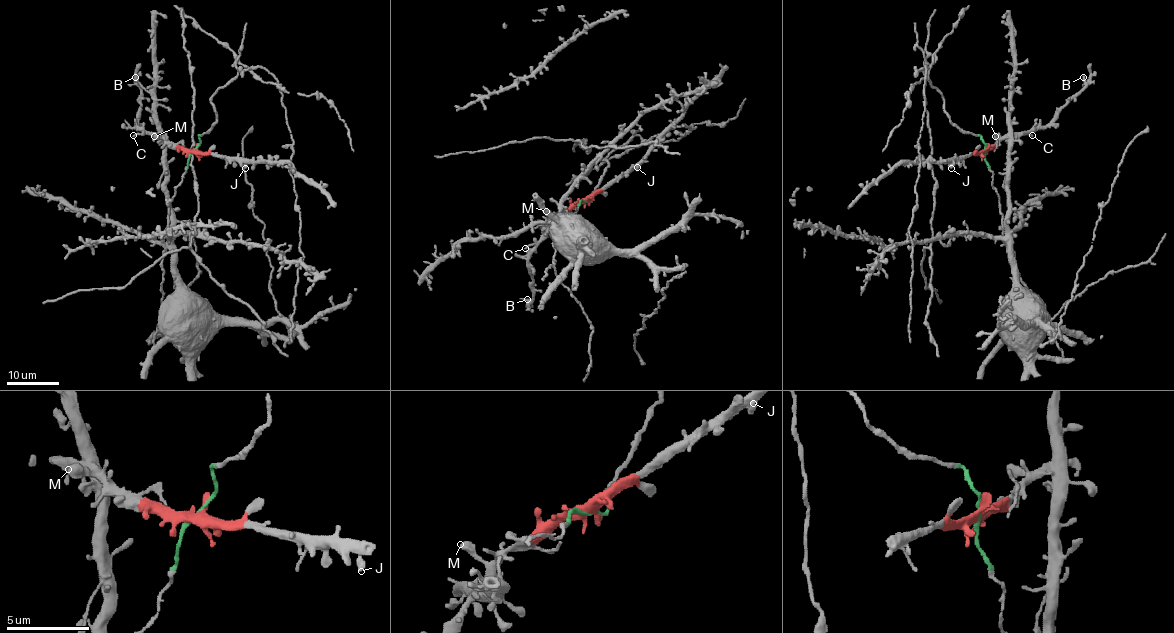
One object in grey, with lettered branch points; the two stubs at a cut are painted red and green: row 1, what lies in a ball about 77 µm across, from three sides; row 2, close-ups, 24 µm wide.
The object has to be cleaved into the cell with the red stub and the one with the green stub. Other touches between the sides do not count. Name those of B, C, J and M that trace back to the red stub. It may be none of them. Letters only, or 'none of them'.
B, C, J, M

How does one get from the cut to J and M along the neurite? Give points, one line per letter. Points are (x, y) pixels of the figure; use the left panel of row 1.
J: (194, 150), (238, 157), (245, 168)
M: (194, 150), (183, 150), (153, 136)

